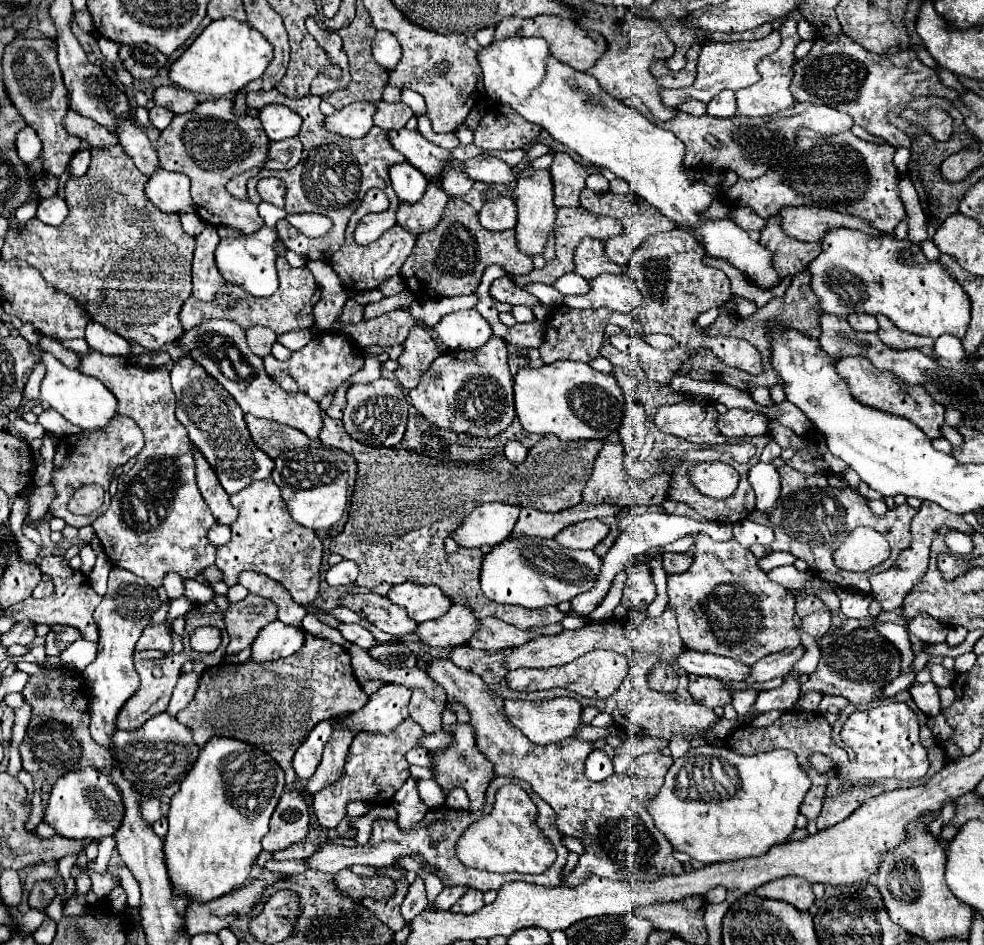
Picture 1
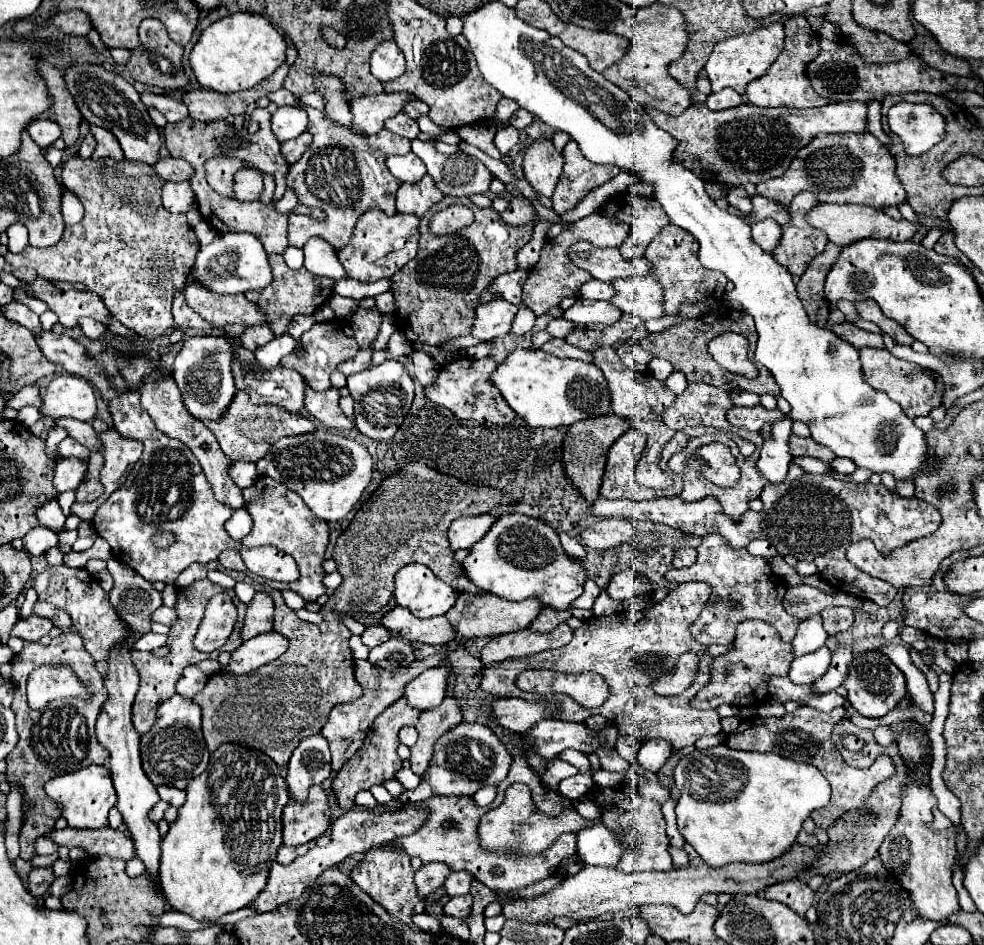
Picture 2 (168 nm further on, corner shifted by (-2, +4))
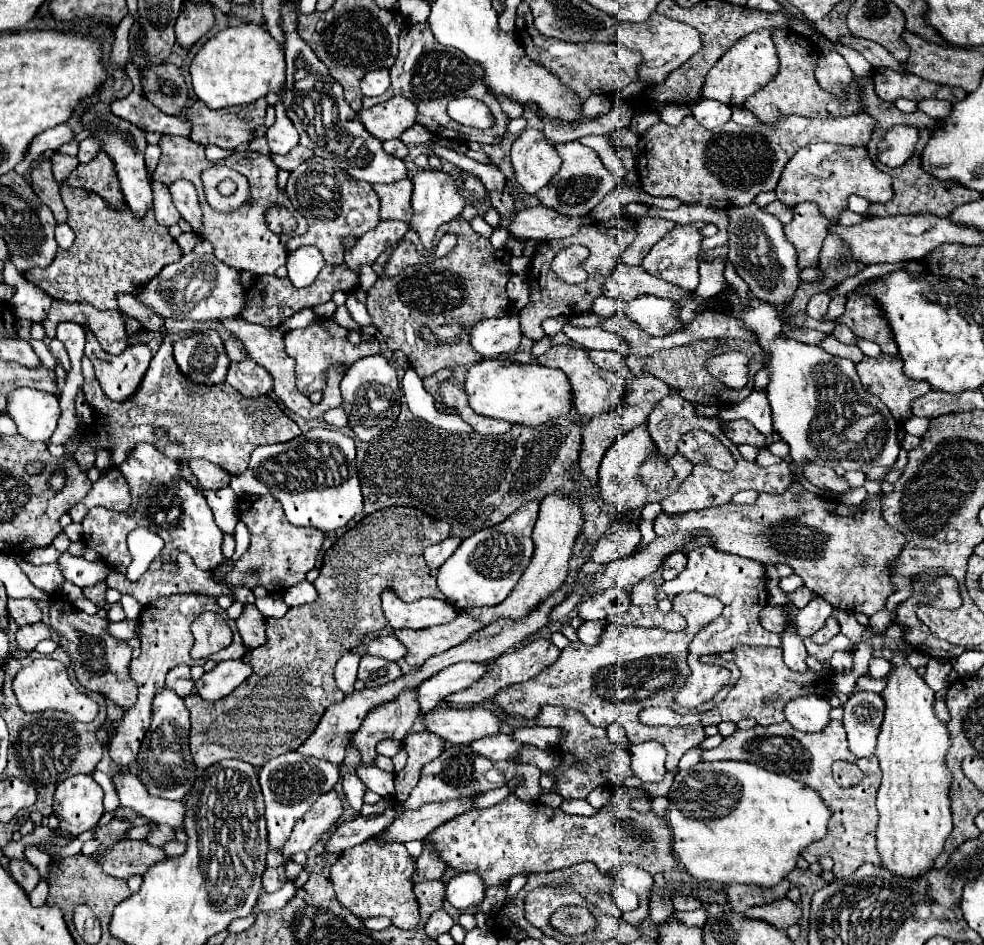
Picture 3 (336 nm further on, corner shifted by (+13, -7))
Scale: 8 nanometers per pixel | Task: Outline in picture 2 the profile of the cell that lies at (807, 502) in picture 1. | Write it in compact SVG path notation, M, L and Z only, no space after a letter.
M806 473L796 483L776 483L776 487L766 485L760 493L760 499L764 505L762 511L746 511L738 521L724 515L716 497L704 497L694 503L684 503L680 497L660 497L652 501L610 501L598 497L590 513L602 517L626 517L634 521L660 521L680 529L686 535L698 537L718 533L726 537L732 547L746 547L754 539L768 539L780 555L794 555L798 561L816 563L822 579L838 591L850 591L864 601L874 601L878 607L892 603L896 597L896 587L854 567L846 559L846 549L860 539L870 539L882 553L890 553L892 549L904 547L918 537L932 535L942 523L940 513L916 497L898 497L882 483L856 485L838 481L830 475Z

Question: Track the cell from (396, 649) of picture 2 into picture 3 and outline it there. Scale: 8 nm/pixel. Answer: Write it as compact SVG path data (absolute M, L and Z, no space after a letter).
M363 656L359 662L359 680L363 680L369 688L391 682L393 678L399 678L399 674L401 668L397 662L383 660L379 656Z

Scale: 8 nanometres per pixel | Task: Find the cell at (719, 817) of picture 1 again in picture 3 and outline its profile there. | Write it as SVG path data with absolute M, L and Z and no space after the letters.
M699 762L689 770L677 770L673 784L669 788L669 826L673 832L673 856L685 866L685 870L699 882L709 882L709 884L759 884L759 886L773 886L779 880L783 880L795 866L795 860L799 852L813 840L819 840L825 836L827 830L827 820L829 820L829 808L823 804L821 796L809 786L785 776L785 774L775 774L769 770L763 770L761 766L753 766L749 762Z

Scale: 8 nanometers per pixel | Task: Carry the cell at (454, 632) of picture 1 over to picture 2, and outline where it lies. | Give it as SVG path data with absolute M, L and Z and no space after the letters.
M460 593L456 605L452 607L452 611L446 613L446 617L456 627L458 637L480 639L480 637L498 637L504 633L526 629L532 623L532 619L536 619L542 607L544 603L540 603L540 599L524 599L512 603L508 599L500 599L498 595L488 595L488 593L478 593L478 595Z

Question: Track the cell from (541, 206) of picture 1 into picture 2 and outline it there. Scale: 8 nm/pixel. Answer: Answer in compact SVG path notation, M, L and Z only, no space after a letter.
M540 137L534 141L524 155L524 177L544 197L552 197L558 177L562 173L564 157L554 149L550 137Z

